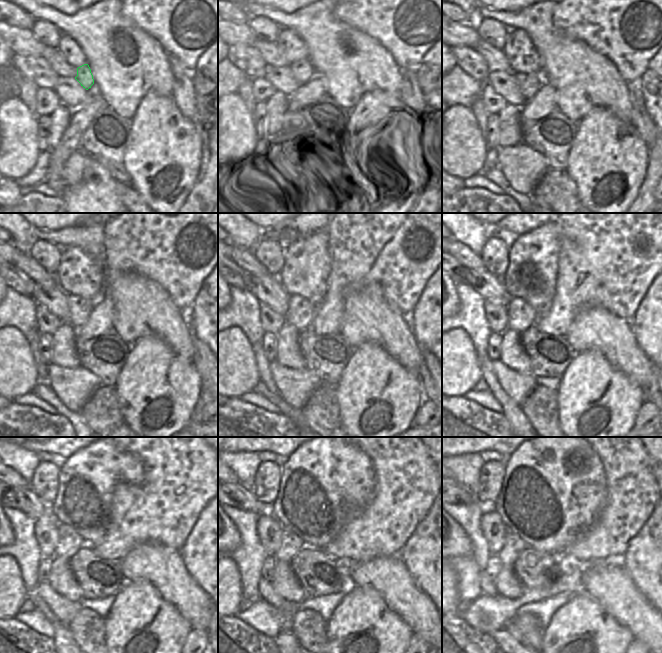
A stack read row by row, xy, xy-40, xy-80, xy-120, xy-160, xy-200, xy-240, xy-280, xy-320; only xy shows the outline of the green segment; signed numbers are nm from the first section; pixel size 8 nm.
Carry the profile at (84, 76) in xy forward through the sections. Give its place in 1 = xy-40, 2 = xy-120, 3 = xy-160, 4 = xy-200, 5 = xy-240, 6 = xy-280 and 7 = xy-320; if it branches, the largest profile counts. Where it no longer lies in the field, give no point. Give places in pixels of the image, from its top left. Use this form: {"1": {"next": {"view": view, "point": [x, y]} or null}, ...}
{"1": {"next": {"view": "xy-40", "point": [303, 72]}}, "2": {"next": {"view": "xy-120", "point": [80, 308]}}, "3": {"next": {"view": "xy-160", "point": [300, 312]}}, "4": {"next": {"view": "xy-200", "point": [520, 316]}}, "5": {"next": {"view": "xy-240", "point": [69, 541]}}, "6": {"next": {"view": "xy-280", "point": [290, 544]}}, "7": {"next": {"view": "xy-320", "point": [512, 545]}}}

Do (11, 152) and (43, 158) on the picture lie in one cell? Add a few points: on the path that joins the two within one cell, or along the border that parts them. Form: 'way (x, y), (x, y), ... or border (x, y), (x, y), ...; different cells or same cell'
border (39, 152), (35, 164), (23, 176); different cells

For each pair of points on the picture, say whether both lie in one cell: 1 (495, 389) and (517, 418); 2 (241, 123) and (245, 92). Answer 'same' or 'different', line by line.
1: same
2: different

